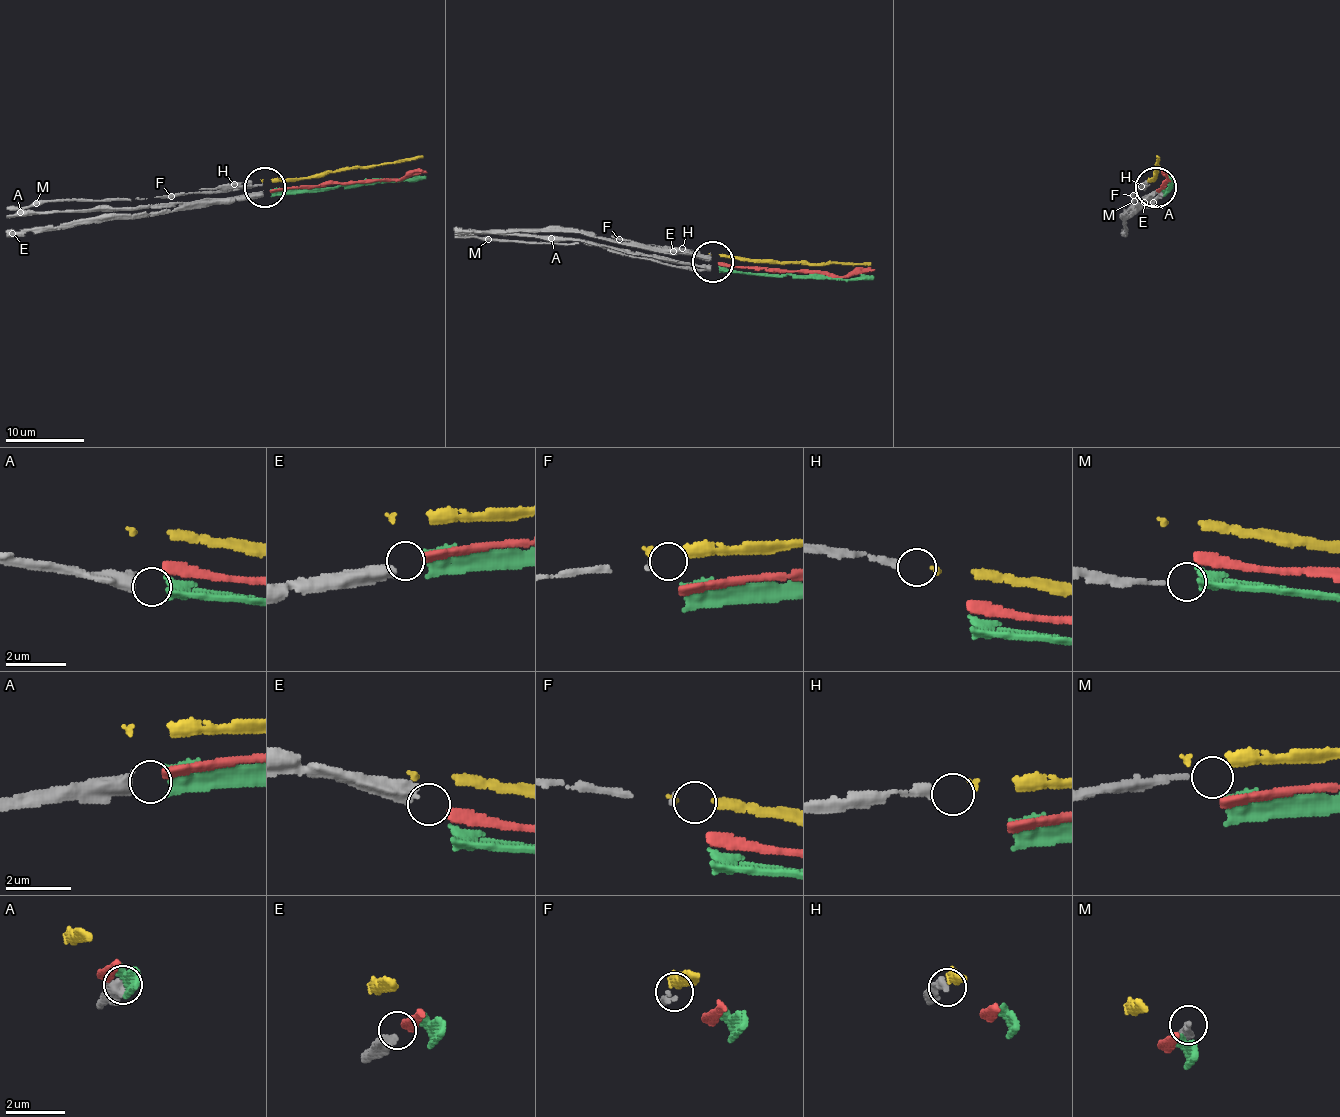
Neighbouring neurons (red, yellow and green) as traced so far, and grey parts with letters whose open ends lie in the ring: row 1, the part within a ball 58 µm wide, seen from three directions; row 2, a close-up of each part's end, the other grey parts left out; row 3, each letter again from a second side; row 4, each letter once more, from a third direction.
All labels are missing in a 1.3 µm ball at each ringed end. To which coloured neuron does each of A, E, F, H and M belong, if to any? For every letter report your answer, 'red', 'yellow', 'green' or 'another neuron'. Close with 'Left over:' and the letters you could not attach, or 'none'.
A: green
E: another neuron
F: another neuron
H: yellow
M: another neuron
Left over: E, F, M

